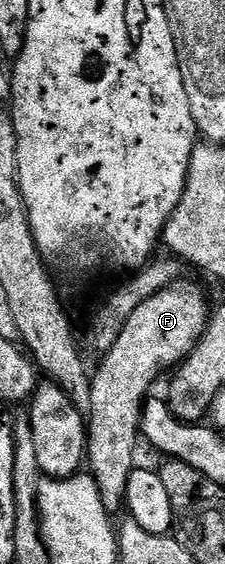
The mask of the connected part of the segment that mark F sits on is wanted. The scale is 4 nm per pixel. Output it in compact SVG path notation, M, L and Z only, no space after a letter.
M173 283L165 290L153 294L153 298L145 298L145 302L141 302L141 306L137 306L137 310L129 314L117 342L113 342L108 352L102 353L100 360L103 361L100 362L96 372L94 369L91 376L92 406L85 420L87 427L85 464L90 475L95 477L101 502L105 502L105 510L112 514L118 513L118 508L124 507L127 499L127 483L131 477L131 469L137 464L135 443L140 443L141 440L141 409L148 397L152 395L151 387L154 386L155 379L166 368L174 369L182 364L199 343L203 331L207 328L209 307L207 308L206 294L191 284L183 283Z

